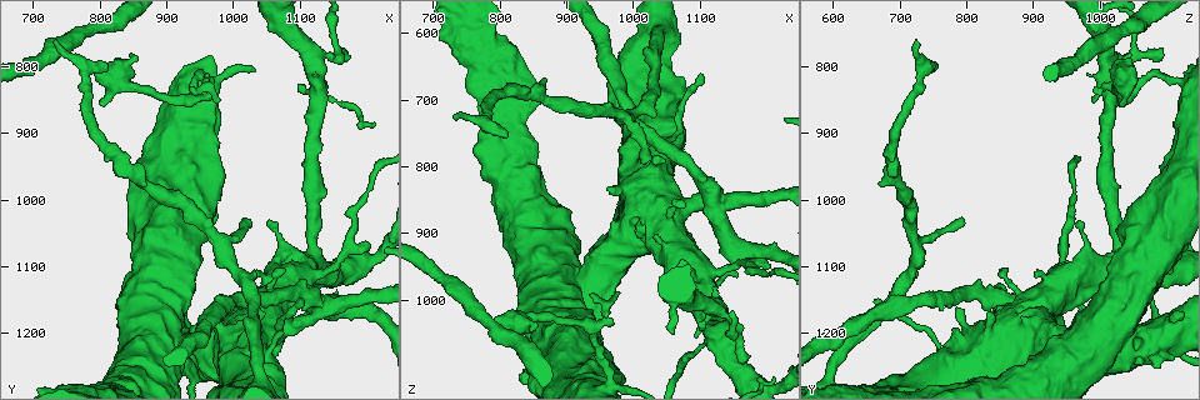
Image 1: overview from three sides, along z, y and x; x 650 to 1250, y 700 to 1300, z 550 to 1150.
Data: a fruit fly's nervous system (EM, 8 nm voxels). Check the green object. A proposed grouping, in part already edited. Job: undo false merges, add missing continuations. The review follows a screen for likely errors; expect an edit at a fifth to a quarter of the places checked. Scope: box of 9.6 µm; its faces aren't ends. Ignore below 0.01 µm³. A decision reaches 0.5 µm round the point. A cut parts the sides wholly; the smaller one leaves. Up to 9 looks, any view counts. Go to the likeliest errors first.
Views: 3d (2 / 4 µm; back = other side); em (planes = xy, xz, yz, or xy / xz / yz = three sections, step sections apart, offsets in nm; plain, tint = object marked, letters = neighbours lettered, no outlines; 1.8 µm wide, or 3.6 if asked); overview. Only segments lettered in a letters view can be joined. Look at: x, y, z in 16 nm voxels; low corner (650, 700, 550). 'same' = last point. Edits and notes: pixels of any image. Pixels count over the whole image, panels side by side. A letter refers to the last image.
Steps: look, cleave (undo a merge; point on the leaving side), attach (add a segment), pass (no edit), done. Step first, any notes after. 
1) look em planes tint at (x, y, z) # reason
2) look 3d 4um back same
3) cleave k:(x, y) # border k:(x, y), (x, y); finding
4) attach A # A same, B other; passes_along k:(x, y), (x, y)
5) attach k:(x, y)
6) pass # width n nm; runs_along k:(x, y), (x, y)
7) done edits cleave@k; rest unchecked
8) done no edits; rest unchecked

look 3d 2um at (1125, 1160, 855) # thick turns thin

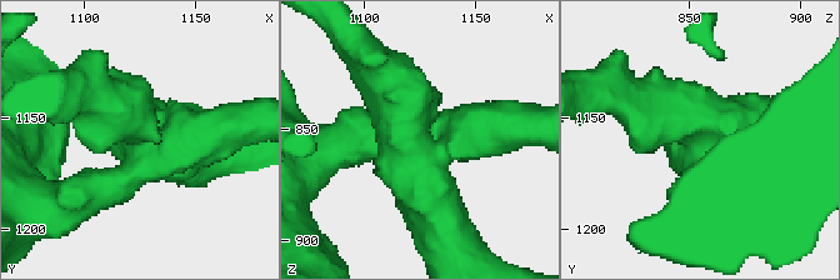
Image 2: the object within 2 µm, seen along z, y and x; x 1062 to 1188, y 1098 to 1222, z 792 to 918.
look em planes letters at (1128, 1160, 857) # arms 4; now the EM

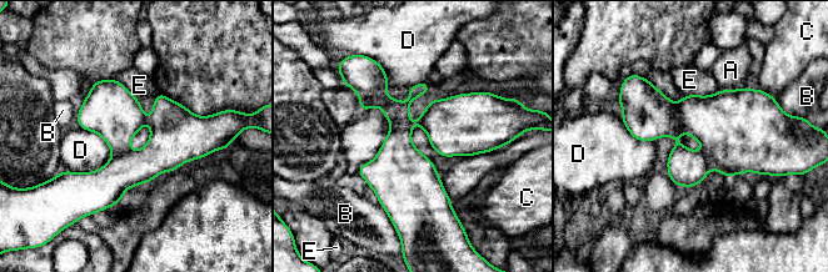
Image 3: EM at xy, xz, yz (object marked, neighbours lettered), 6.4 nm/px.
cleave 3:(738, 134) # width 280 nm; A other, B other, C other, D other, E other; border 3:(702, 151), (714, 167); a second neuron is stuck on

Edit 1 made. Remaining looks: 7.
look overview

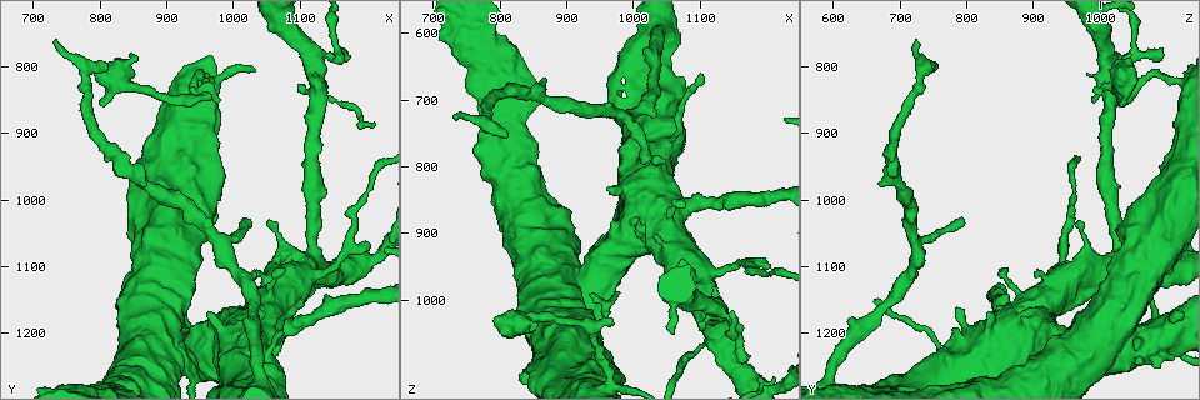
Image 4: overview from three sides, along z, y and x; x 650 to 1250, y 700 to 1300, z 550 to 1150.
look em planes plain at (735, 760, 725) # an open end

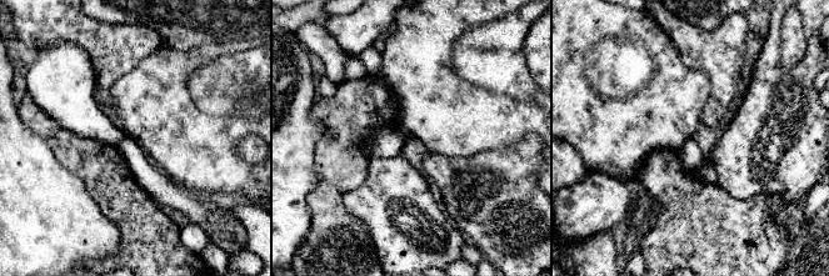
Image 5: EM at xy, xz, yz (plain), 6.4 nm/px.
look em planes letters same # what lies round it

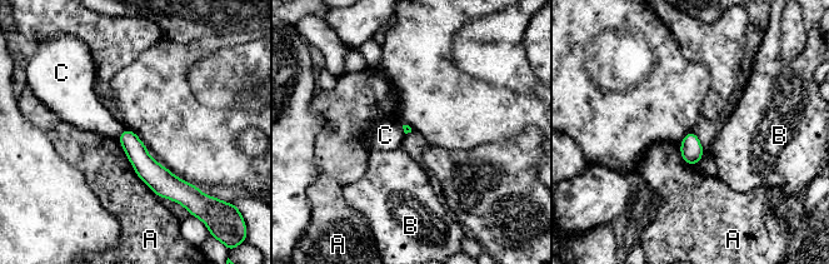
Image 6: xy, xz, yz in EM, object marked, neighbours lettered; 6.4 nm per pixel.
pass # A other, B other, C other; runs_along 6:(123, 137), (168, 185), (179, 188); no lettered segment goes on from it

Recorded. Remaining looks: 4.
look 3d 4um at (835, 825, 1030) # sharp bend

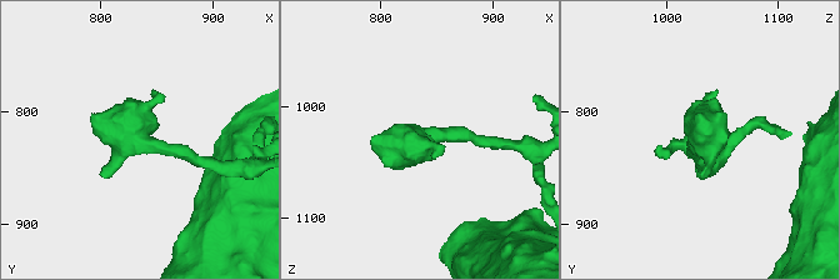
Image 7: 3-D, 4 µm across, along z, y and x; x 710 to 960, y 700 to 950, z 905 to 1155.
look em planes letters at (830, 820, 1034) # need the tissue

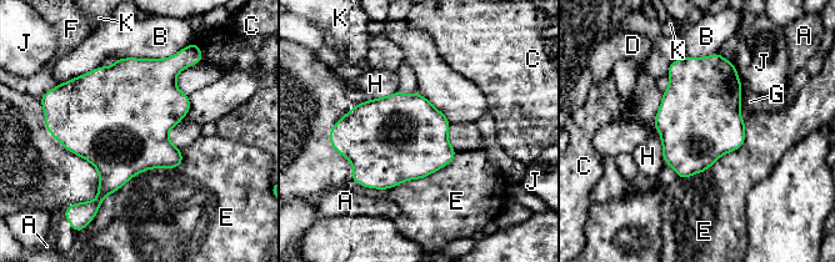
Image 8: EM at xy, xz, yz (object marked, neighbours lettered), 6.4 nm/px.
pass # A other, B other, C other, D other, E other, F other, G other, H other, J other, K other; all the same neuron

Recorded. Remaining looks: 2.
look em planes plain at (1160, 770, 1095) # branch stops here

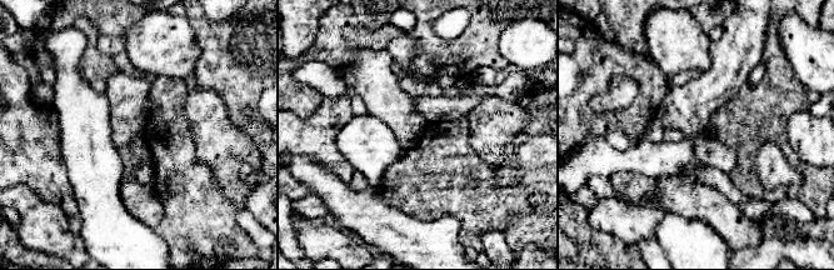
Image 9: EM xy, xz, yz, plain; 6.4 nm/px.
look em planes letters same # what lies round it

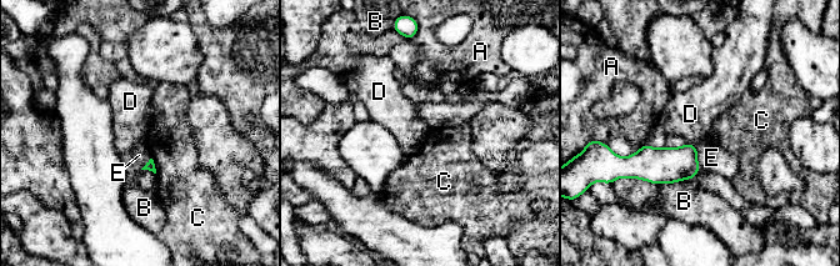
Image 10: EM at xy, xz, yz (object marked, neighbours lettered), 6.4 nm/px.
pass # longest_contact B 220 nm; A other, B other, C other, D other, E other; border 10:(686, 142), (696, 145); no lettered segment goes on from it

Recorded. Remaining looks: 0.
done edits cleave@3; rest unchecked

